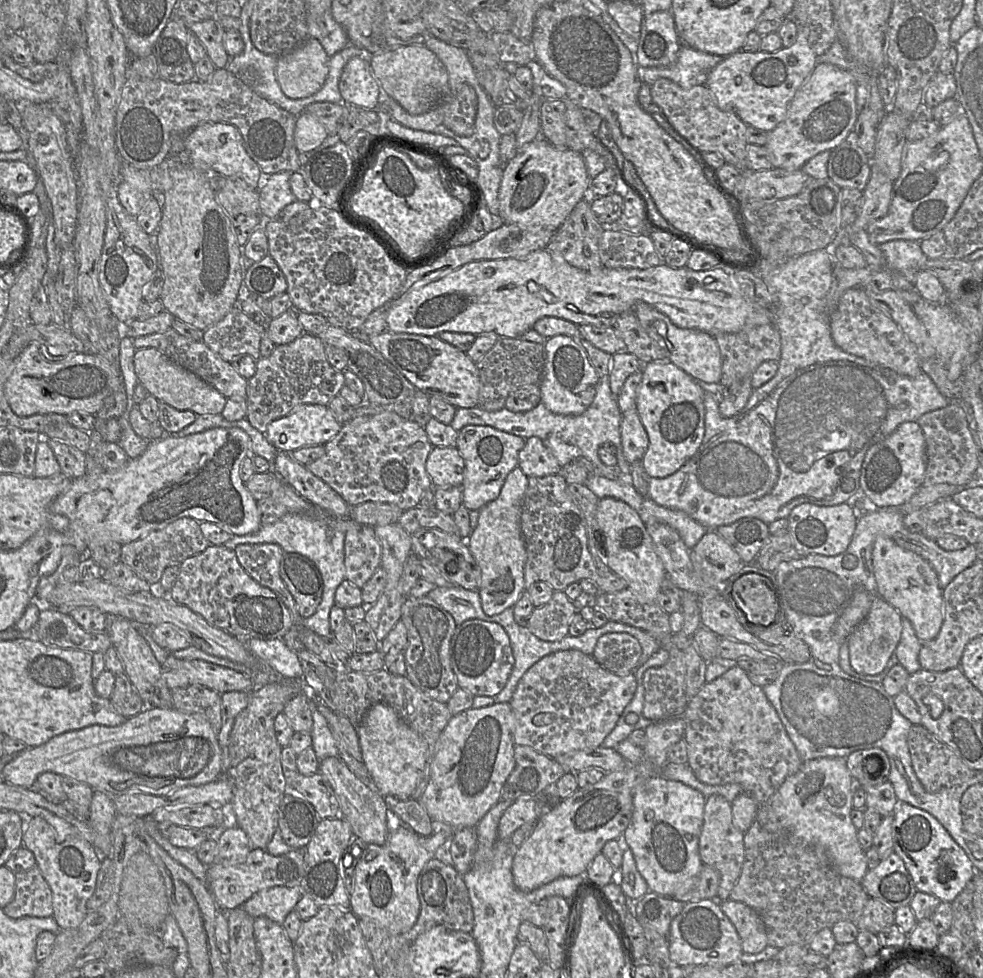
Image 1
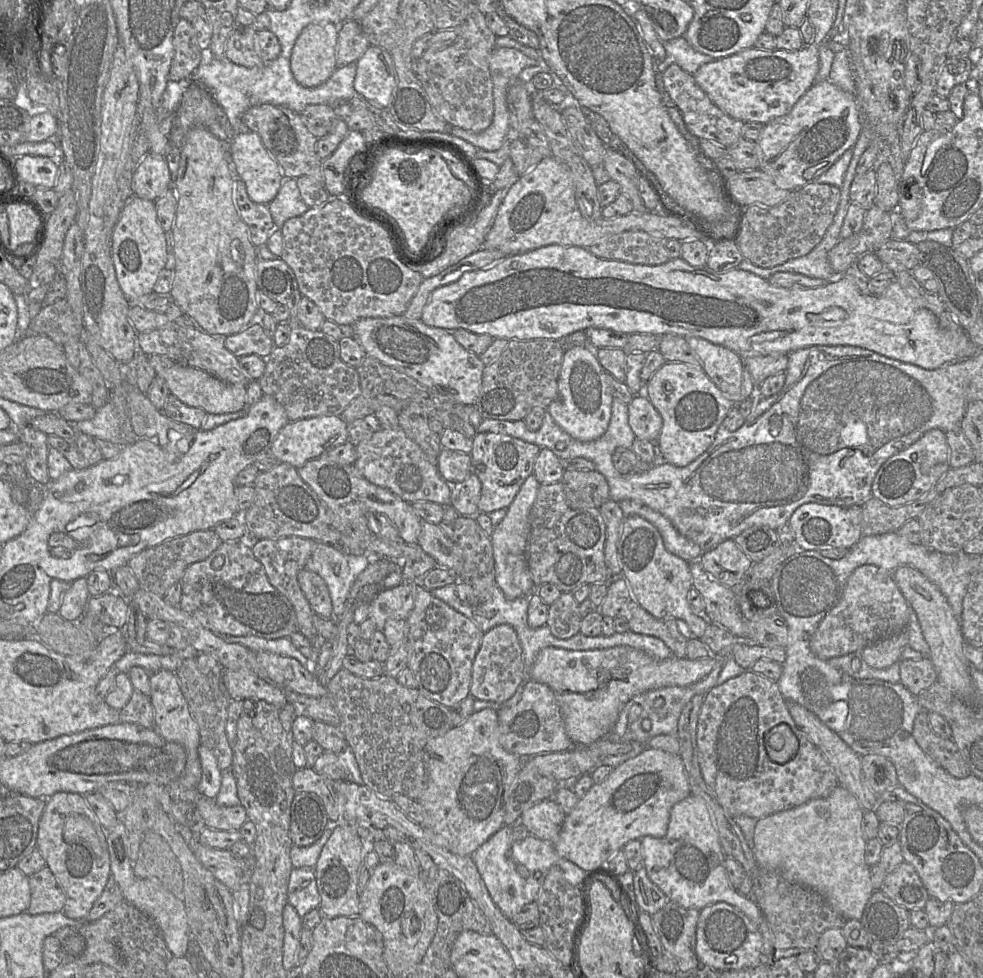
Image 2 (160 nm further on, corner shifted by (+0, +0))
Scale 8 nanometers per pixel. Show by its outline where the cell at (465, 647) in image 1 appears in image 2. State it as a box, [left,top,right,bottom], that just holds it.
[470,624,522,704]

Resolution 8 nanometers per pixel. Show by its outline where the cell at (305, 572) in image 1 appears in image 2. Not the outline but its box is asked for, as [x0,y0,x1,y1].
[297,568,332,619]

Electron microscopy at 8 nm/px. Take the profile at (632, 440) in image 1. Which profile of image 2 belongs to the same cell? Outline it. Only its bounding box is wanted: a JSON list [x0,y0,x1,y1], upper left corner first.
[627,393,662,442]

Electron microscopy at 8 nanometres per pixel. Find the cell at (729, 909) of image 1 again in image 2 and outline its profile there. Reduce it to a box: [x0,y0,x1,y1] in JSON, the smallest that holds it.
[640,794,763,927]

